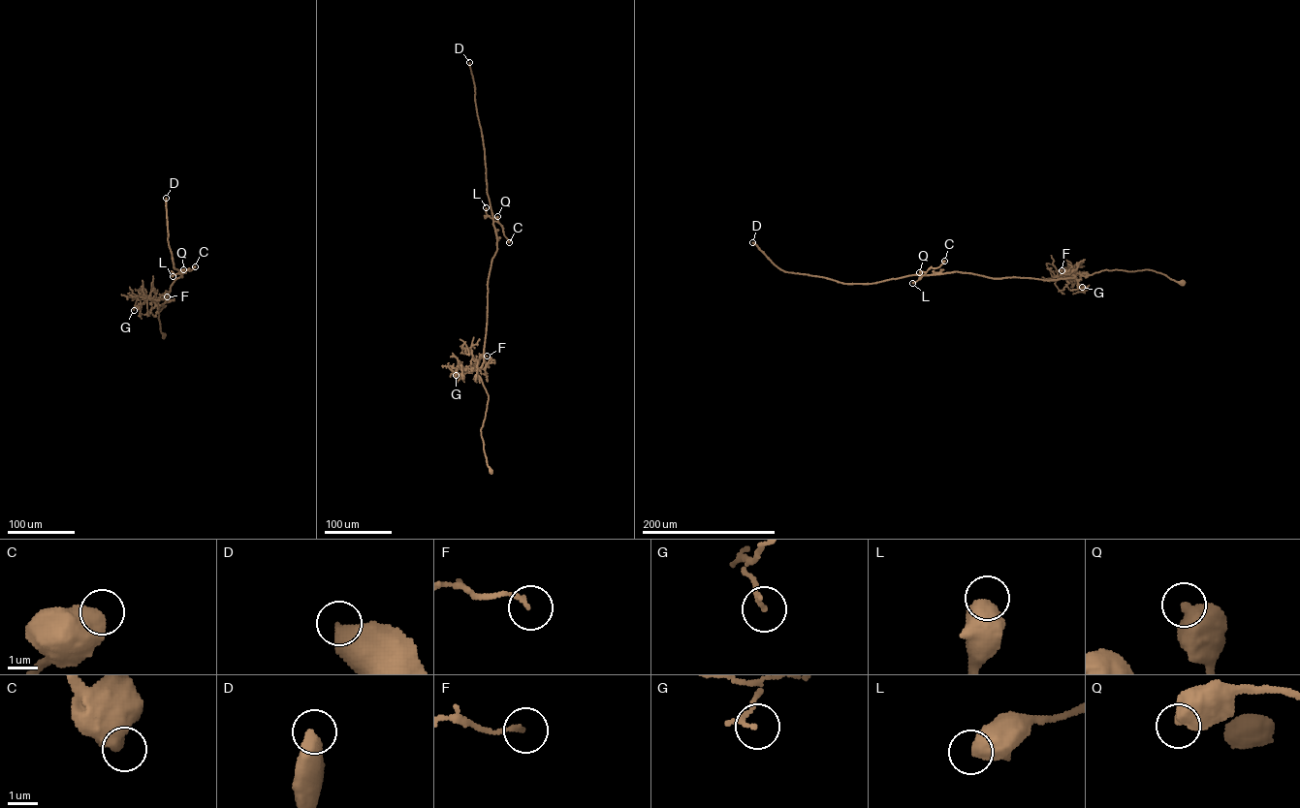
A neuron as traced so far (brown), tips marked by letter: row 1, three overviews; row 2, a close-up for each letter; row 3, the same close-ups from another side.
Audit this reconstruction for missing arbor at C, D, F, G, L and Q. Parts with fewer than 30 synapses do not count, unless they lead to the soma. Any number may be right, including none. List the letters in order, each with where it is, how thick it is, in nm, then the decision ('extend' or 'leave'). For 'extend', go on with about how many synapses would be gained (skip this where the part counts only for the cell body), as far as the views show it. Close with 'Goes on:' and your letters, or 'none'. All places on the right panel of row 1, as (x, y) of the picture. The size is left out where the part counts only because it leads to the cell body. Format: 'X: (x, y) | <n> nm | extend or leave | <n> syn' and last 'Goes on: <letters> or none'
C: (944, 261) | 480 nm | leave
D: (752, 242) | 550 nm | extend | 700 syn
F: (1062, 270) | 150 nm | leave
G: (1082, 287) | 140 nm | leave
L: (912, 283) | 650 nm | leave
Q: (919, 272) | 600 nm | leave
Goes on: D

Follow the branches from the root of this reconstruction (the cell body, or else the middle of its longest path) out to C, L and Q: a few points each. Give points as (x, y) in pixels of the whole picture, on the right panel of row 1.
C: (1182, 282), (1147, 269), (1075, 272), (1074, 278), (1048, 280), (955, 271), (925, 275), (944, 261)
L: (1182, 282), (1152, 270), (1116, 269), (1048, 280), (993, 278), (955, 271), (923, 275), (912, 283)
Q: (1182, 282), (1147, 269), (1104, 269), (1086, 276), (1075, 272), (1074, 278), (1048, 280), (919, 272)

